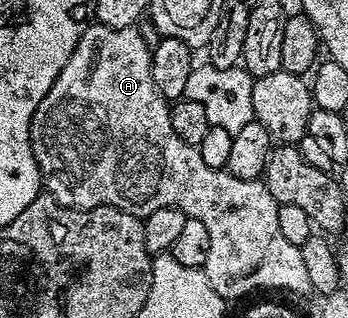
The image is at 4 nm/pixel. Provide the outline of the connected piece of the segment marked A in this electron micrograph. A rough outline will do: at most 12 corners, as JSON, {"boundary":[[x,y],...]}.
{"boundary":[[94,21],[32,117],[60,205],[204,221],[223,301],[307,294],[262,179],[176,137],[151,44]]}

